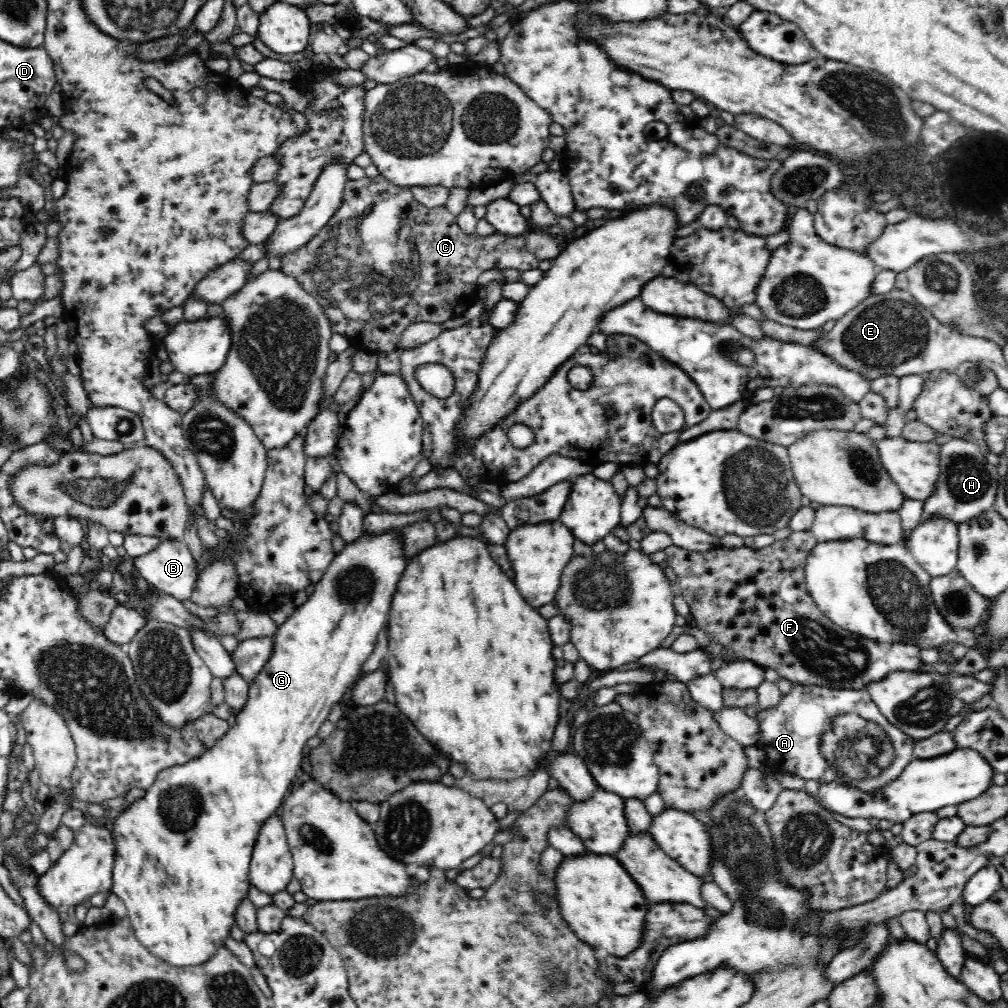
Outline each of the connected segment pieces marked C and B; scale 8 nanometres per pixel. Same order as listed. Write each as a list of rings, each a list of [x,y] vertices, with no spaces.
[[[378,175],[375,178],[363,177],[358,180],[347,180],[342,188],[342,202],[334,216],[330,218],[328,224],[320,229],[308,243],[303,247],[297,248],[294,252],[285,254],[280,260],[280,271],[282,273],[294,277],[298,281],[298,285],[304,291],[314,296],[322,306],[322,311],[330,321],[330,329],[336,334],[342,334],[348,339],[350,347],[356,348],[363,353],[376,355],[379,353],[387,353],[396,349],[396,342],[400,340],[402,331],[410,324],[418,321],[441,323],[445,320],[454,320],[464,315],[466,310],[478,300],[478,276],[482,272],[490,269],[504,270],[504,268],[514,268],[514,270],[524,271],[537,268],[539,258],[534,256],[526,246],[525,234],[520,236],[510,236],[502,233],[492,233],[490,236],[482,237],[477,233],[468,235],[458,226],[455,215],[450,213],[445,206],[436,208],[426,208],[420,204],[409,188],[398,187],[390,183],[386,177]]]
[[[161,539],[160,544],[150,550],[148,554],[136,557],[133,560],[134,566],[138,569],[138,574],[148,582],[151,589],[155,592],[162,591],[165,594],[173,596],[177,599],[188,600],[192,590],[194,590],[194,582],[198,578],[198,569],[196,560],[192,557],[188,545],[181,539]]]

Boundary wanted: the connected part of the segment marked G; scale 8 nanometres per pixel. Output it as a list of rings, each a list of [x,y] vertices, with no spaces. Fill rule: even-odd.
[[[394,529],[382,533],[381,535],[362,535],[353,543],[346,544],[341,553],[338,553],[330,563],[324,576],[315,584],[314,592],[307,598],[307,601],[297,607],[293,614],[289,616],[277,628],[273,638],[272,654],[268,656],[266,664],[258,672],[258,676],[249,683],[248,698],[246,704],[239,709],[228,732],[216,741],[214,746],[208,748],[186,764],[176,764],[170,768],[164,768],[156,774],[154,782],[146,788],[144,796],[134,800],[130,806],[113,818],[110,834],[113,836],[113,846],[115,846],[115,864],[112,868],[113,886],[111,892],[118,895],[124,902],[127,909],[127,918],[132,925],[136,938],[154,955],[173,966],[196,966],[206,962],[214,950],[222,945],[222,940],[228,936],[230,926],[235,925],[235,913],[239,903],[247,896],[248,887],[251,884],[249,878],[249,867],[258,837],[258,828],[262,826],[264,820],[279,812],[282,800],[291,791],[292,780],[296,776],[296,770],[302,762],[302,752],[306,741],[312,736],[316,736],[318,728],[326,720],[330,709],[334,704],[342,701],[342,696],[348,692],[360,678],[360,668],[366,658],[372,656],[375,645],[378,641],[380,630],[385,628],[388,620],[388,610],[390,610],[390,600],[396,592],[396,582],[400,580],[408,558],[404,555],[402,541],[394,537]]]

